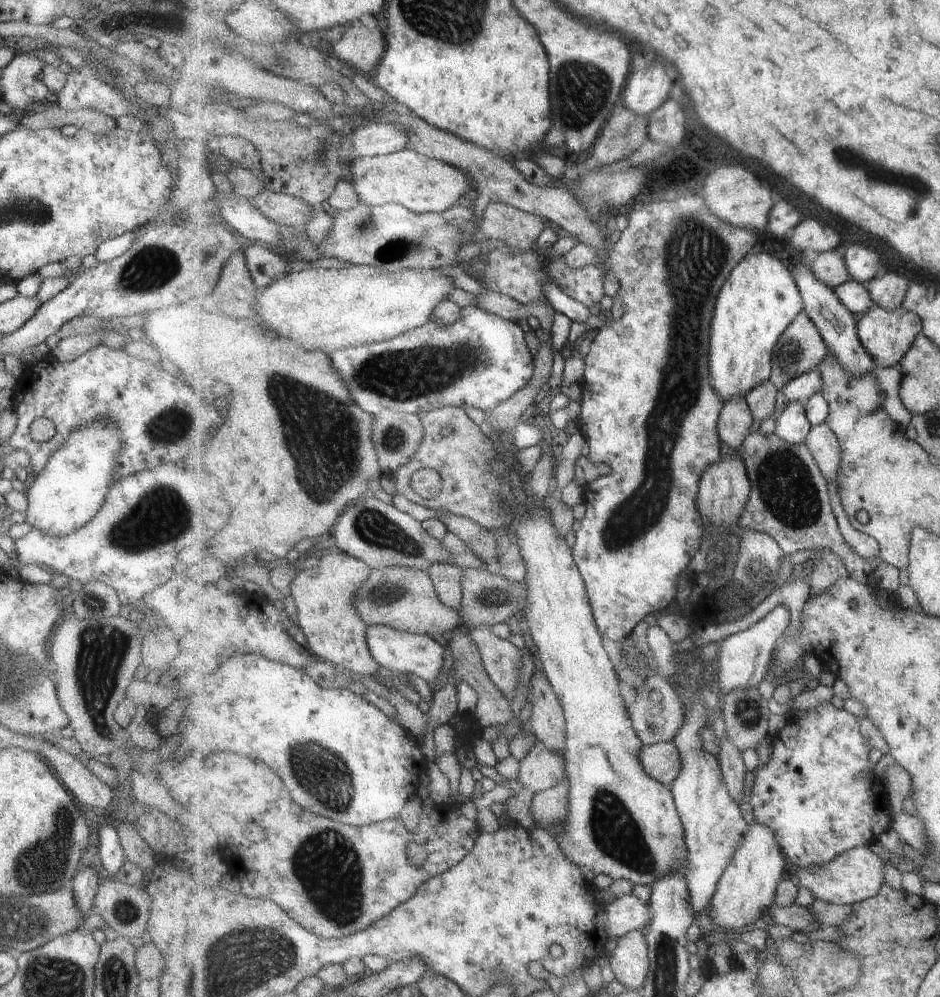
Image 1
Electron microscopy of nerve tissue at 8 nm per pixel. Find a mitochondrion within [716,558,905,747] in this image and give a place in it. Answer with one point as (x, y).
(748, 712)

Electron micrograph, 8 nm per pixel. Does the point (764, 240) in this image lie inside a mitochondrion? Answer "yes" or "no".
no

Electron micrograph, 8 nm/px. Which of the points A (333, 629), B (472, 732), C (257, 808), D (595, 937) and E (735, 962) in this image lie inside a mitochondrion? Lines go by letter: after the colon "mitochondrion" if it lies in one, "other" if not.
A: other
B: other
C: other
D: other
E: other

